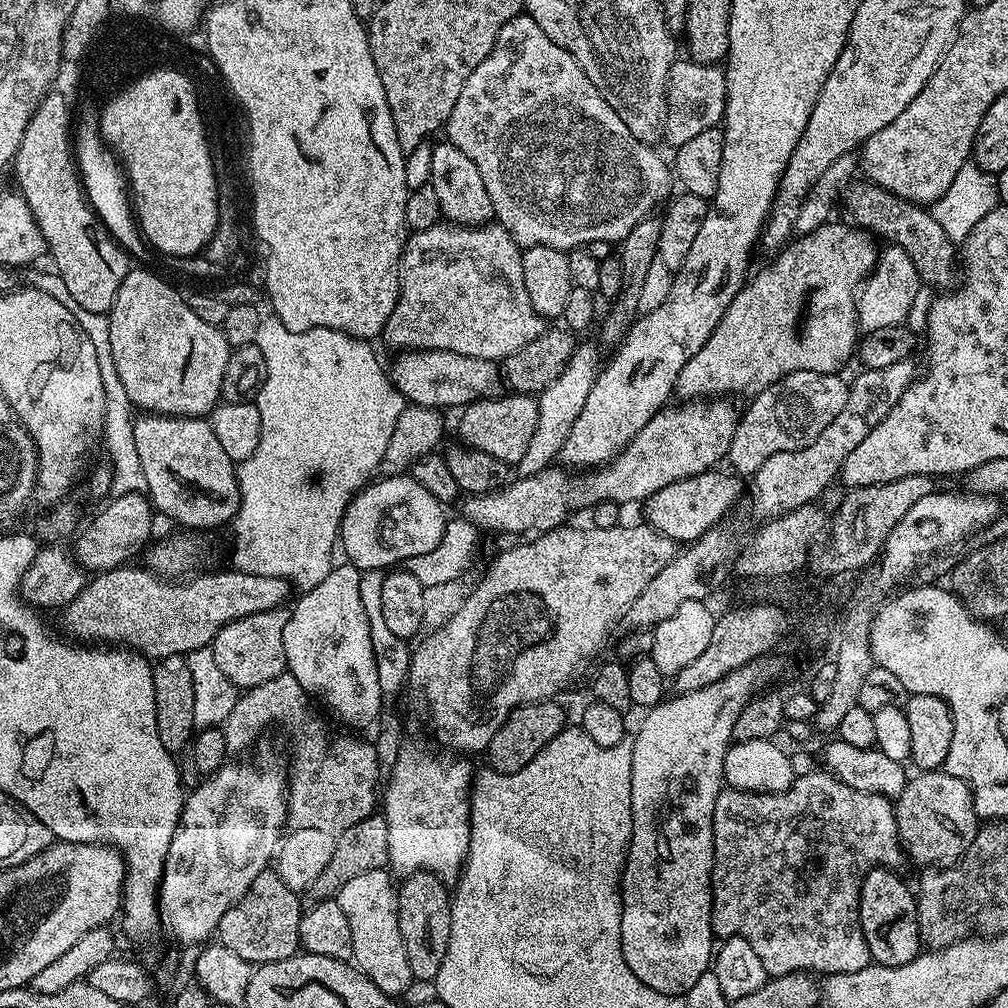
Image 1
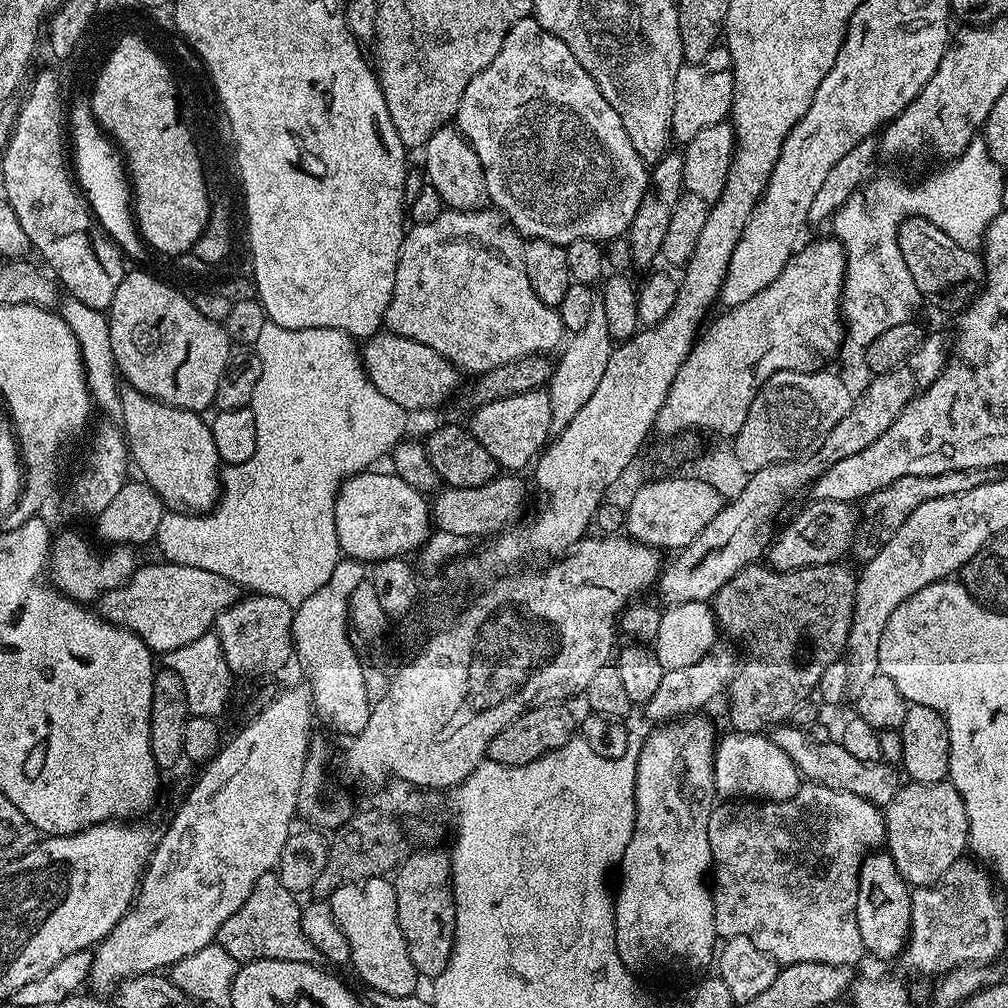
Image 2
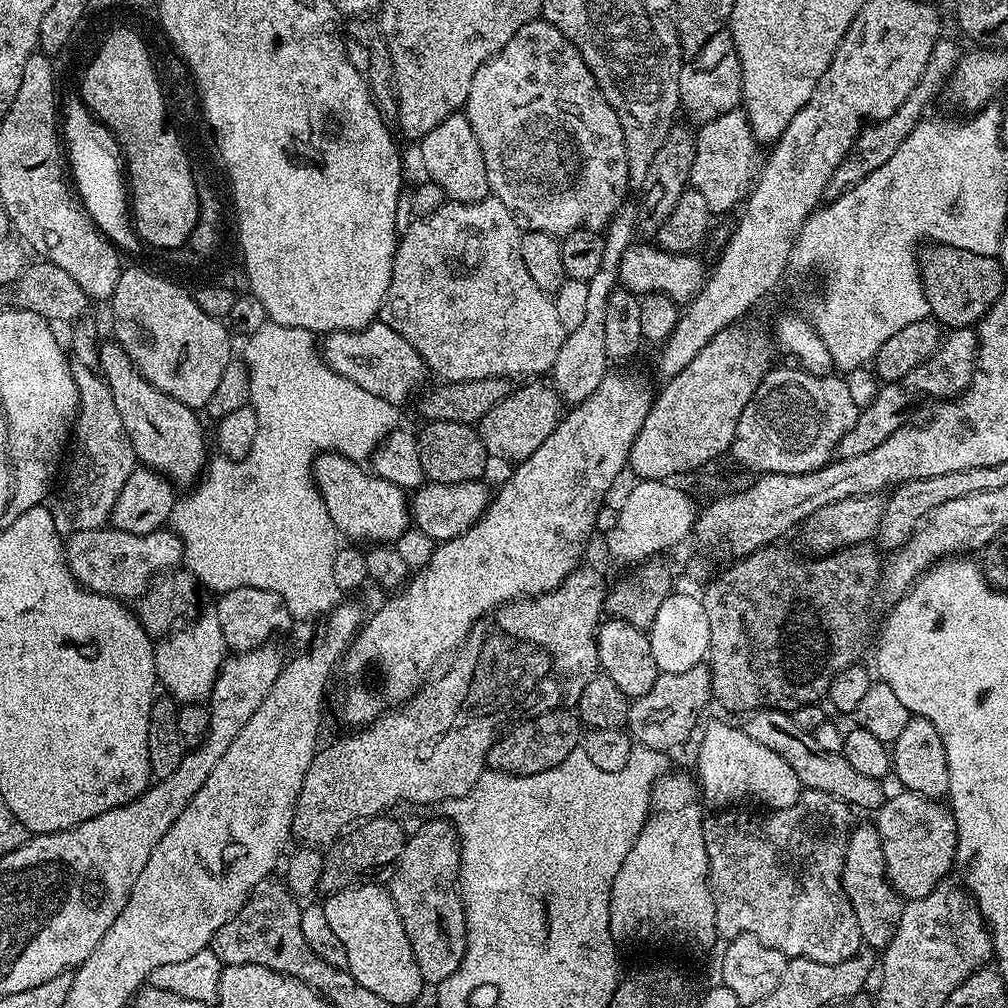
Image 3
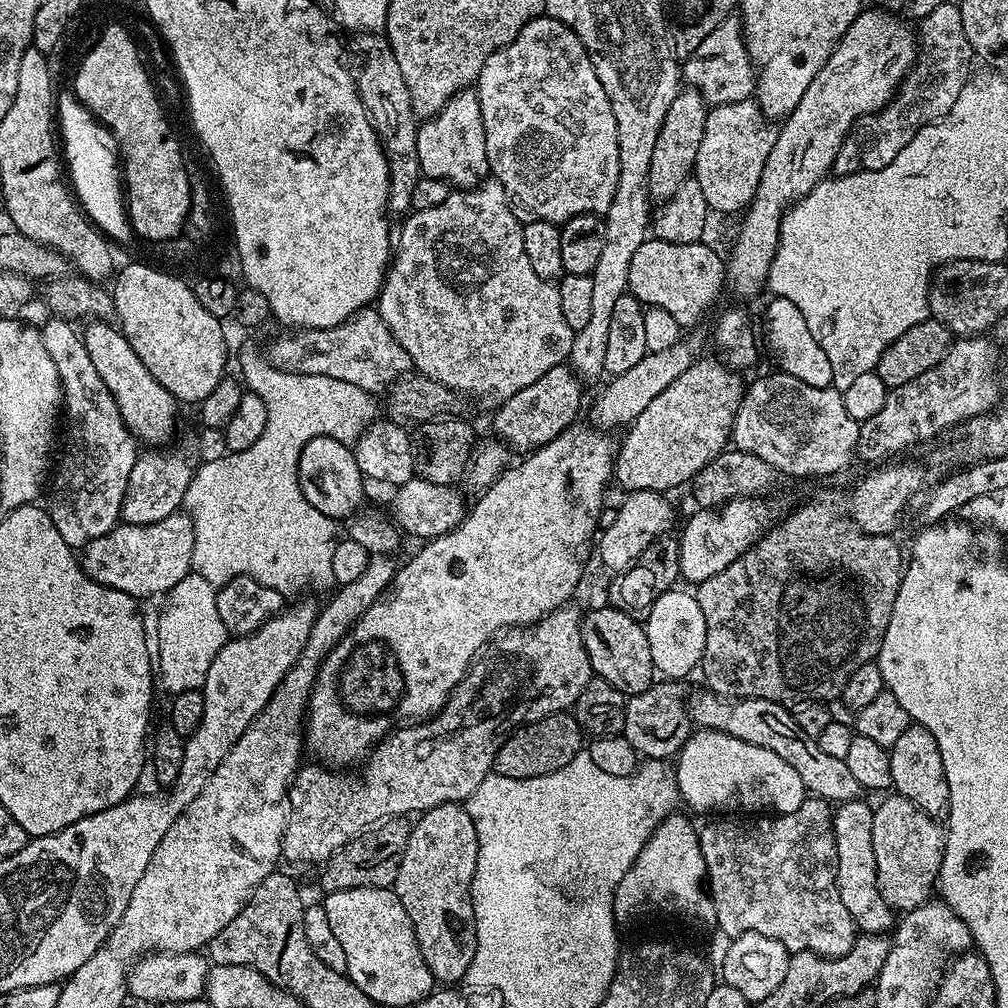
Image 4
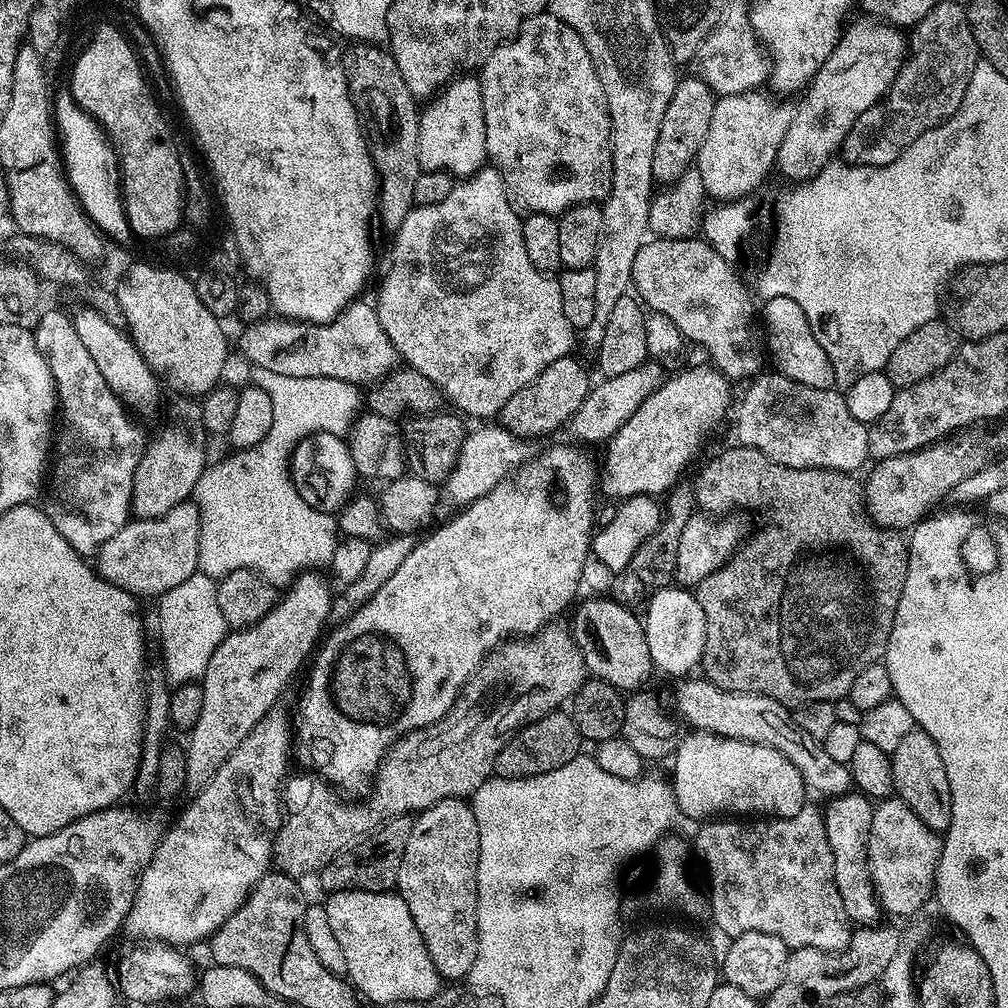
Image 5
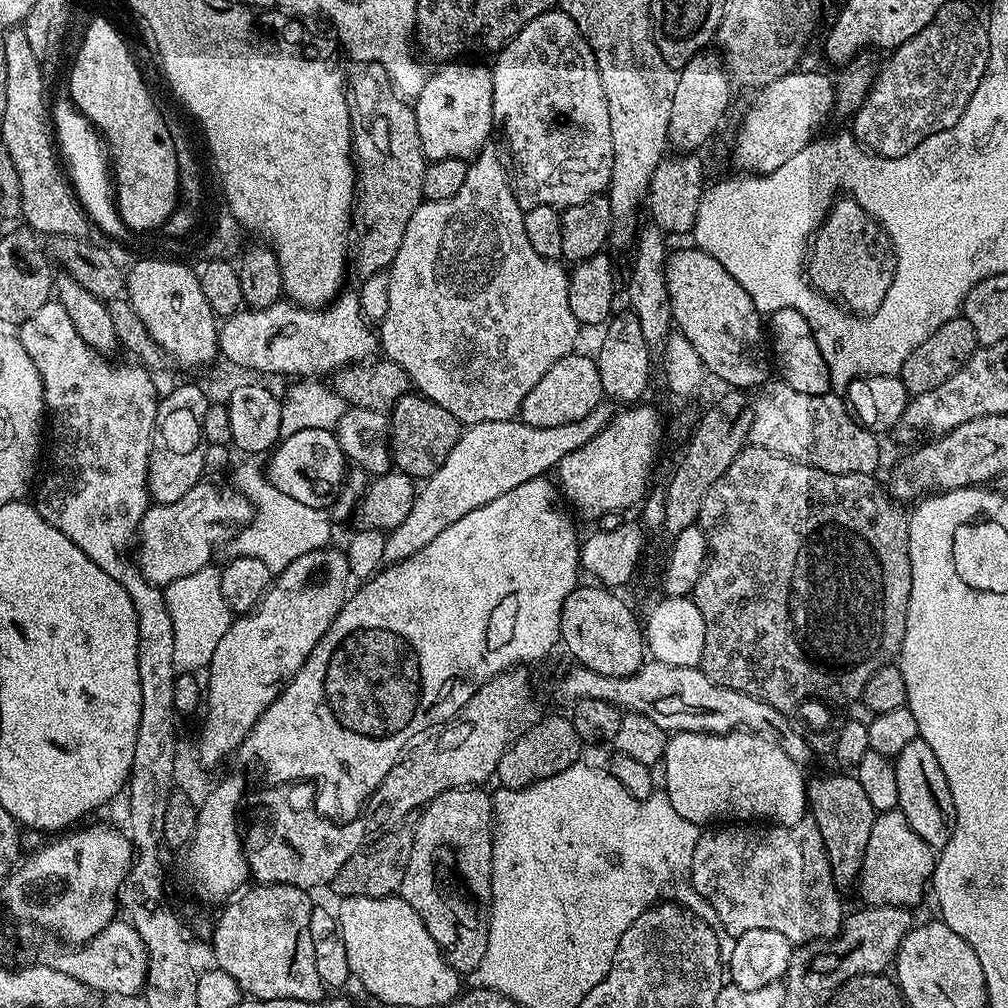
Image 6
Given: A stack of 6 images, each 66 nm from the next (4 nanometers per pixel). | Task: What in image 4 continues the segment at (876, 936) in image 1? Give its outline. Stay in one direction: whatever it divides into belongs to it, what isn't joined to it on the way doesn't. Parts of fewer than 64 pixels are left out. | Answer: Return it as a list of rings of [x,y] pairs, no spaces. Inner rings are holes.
[[[861,798],[858,800],[843,801],[832,813],[832,825],[834,826],[834,834],[836,835],[836,885],[838,886],[838,894],[842,898],[842,902],[846,905],[846,910],[850,910],[850,918],[856,923],[857,929],[861,933],[869,936],[878,936],[881,934],[888,934],[894,928],[894,909],[887,904],[880,893],[880,886],[878,884],[878,866],[874,862],[874,838],[872,837],[872,814],[874,811],[873,805],[866,802],[867,799]]]

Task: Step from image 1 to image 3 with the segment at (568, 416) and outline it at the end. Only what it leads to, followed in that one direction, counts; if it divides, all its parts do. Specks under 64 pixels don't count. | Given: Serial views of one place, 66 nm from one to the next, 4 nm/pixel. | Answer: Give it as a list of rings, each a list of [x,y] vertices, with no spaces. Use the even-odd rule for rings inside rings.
[[[628,206],[621,208],[606,226],[602,266],[594,273],[594,278],[588,280],[586,318],[578,325],[578,330],[565,335],[562,350],[558,350],[558,358],[550,369],[551,383],[565,405],[581,404],[586,397],[594,394],[594,390],[598,390],[602,378],[610,371],[606,354],[606,300],[618,286],[617,268],[622,262],[623,252],[633,245],[637,232],[636,213]]]

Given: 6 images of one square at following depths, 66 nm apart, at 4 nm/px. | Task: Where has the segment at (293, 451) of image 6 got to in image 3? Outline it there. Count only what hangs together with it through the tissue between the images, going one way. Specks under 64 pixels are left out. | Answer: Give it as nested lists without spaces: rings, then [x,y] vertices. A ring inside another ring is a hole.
[[[322,452],[312,463],[312,477],[316,480],[316,489],[320,491],[320,500],[326,502],[326,510],[341,537],[349,536],[352,542],[365,540],[368,546],[388,546],[410,528],[410,500],[405,489],[373,474],[363,463],[340,456],[337,452]]]

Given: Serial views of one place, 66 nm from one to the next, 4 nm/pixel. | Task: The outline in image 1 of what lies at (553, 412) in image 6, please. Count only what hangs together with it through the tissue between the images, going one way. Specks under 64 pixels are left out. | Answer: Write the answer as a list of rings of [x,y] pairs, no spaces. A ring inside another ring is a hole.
[[[501,394],[490,400],[476,400],[459,413],[459,439],[469,448],[494,454],[494,458],[505,460],[510,466],[519,465],[530,438],[534,438],[534,430],[538,430],[538,412],[538,400],[532,394]]]

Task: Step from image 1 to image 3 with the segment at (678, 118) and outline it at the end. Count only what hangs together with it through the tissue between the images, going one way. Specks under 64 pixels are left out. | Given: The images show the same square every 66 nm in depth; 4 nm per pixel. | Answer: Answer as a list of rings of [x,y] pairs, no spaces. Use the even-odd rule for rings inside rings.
[[[731,31],[714,34],[697,56],[685,59],[678,74],[678,94],[680,108],[699,126],[718,118],[727,112],[737,111],[742,104],[742,66],[738,50],[734,46]]]

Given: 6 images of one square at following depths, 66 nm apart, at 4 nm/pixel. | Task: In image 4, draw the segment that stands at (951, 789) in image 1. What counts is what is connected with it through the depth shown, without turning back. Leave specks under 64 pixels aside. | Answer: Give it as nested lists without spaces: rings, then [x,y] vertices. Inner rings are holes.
[[[888,794],[884,801],[875,805],[872,814],[872,837],[874,838],[874,862],[878,866],[878,884],[882,898],[897,913],[903,914],[928,903],[940,878],[944,858],[946,832],[933,817],[928,816],[905,796]]]

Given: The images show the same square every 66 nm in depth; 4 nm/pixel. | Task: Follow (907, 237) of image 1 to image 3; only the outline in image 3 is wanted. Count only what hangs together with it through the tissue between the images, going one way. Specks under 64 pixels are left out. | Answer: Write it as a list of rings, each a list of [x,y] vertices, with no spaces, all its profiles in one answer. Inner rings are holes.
[[[955,243],[921,247],[918,263],[929,313],[948,330],[979,325],[990,306],[998,302],[1006,286],[1006,274],[996,256],[974,254],[970,250],[962,250]]]

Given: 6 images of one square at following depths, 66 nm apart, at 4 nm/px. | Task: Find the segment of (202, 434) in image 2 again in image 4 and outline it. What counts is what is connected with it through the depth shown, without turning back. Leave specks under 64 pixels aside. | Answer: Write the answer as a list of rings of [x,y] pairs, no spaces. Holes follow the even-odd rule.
[[[92,320],[82,328],[82,339],[86,346],[86,354],[90,354],[90,362],[94,370],[98,370],[102,382],[106,382],[106,390],[114,398],[118,406],[118,414],[122,414],[122,422],[131,430],[132,435],[144,440],[148,446],[164,446],[176,432],[176,408],[178,401],[142,366],[142,358],[134,354],[130,342],[126,342],[123,332],[116,324],[103,324],[101,320]]]

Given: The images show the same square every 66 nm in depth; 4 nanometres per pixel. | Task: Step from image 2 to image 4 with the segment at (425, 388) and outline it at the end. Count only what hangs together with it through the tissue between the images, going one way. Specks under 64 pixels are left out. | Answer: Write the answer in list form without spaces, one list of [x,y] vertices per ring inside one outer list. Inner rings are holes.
[[[369,306],[356,312],[346,322],[329,328],[306,328],[291,333],[293,336],[280,336],[273,342],[268,353],[271,364],[283,372],[297,372],[298,374],[319,374],[326,378],[338,378],[338,382],[350,382],[362,390],[373,394],[387,393],[393,382],[401,376],[407,376],[413,371],[412,359],[406,350],[394,338],[394,334],[386,326],[375,307]]]

